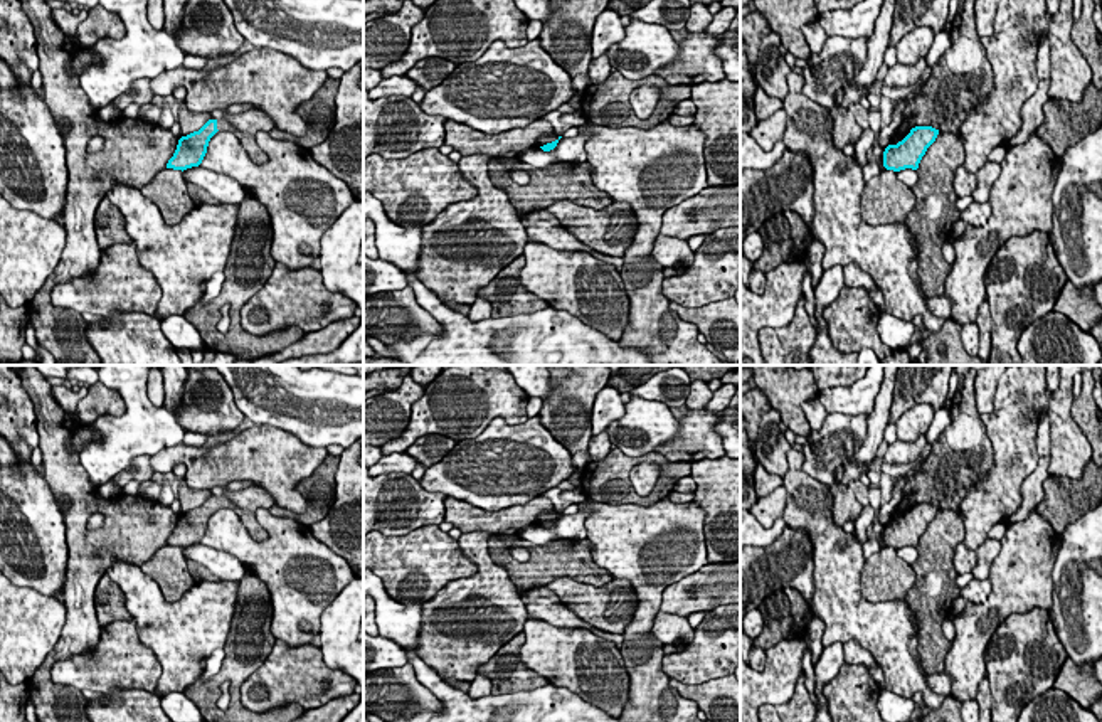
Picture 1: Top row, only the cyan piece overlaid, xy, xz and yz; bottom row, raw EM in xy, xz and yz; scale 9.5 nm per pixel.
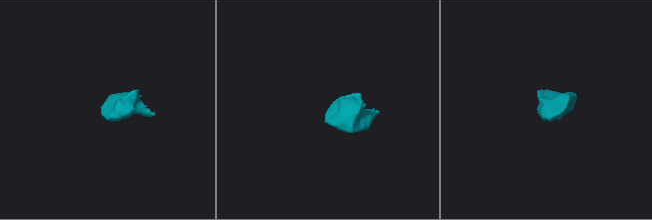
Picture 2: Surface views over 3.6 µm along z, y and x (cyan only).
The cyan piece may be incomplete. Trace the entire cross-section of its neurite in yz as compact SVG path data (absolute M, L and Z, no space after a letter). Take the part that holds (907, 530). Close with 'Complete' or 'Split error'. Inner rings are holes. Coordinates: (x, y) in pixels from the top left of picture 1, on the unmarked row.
M915 503L897 522L888 522L883 528L883 544L900 549L905 545L917 547L927 525L935 518L939 507L932 503Z. Complete

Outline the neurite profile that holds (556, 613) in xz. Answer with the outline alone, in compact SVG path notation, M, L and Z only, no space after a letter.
M540 597L535 603L525 604L527 611L533 614L535 618L547 621L554 626L560 628L582 628L592 631L596 636L612 640L617 646L623 645L624 636L614 634L614 633L604 633L601 629L596 629L579 616L575 616L569 608L565 608L562 603L552 603L548 597Z

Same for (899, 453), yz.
M922 434L915 443L903 443L897 439L895 443L888 444L888 449L883 456L883 463L890 465L914 463L922 454L925 446L927 446L925 434Z

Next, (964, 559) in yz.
M959 542L952 562L957 574L972 572L977 562L976 550L969 549L964 542Z

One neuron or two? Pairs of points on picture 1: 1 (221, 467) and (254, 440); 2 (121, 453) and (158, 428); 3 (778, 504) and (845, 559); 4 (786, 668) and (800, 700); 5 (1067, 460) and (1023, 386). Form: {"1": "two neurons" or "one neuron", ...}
{"1": "one neuron", "2": "one neuron", "3": "two neurons", "4": "two neurons", "5": "two neurons"}

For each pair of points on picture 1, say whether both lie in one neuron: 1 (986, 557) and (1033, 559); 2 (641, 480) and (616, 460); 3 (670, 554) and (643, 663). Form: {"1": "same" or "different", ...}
{"1": "different", "2": "different", "3": "same"}

